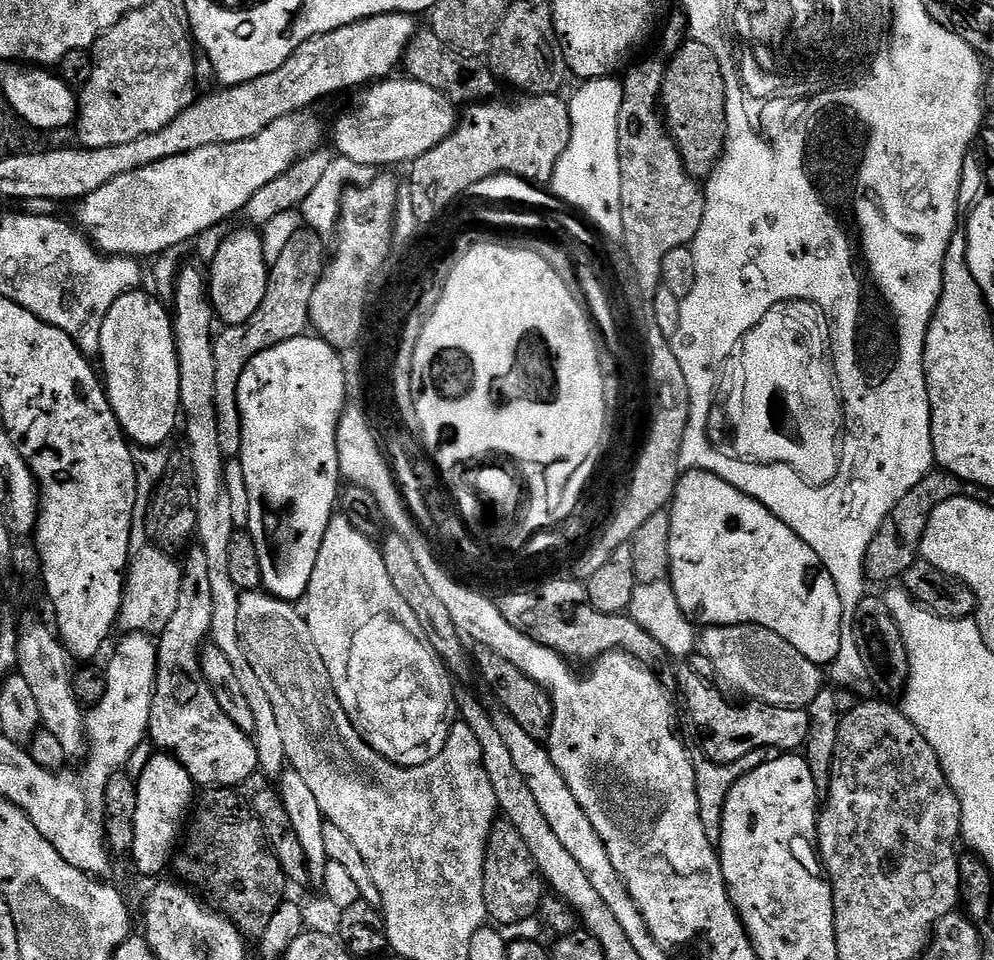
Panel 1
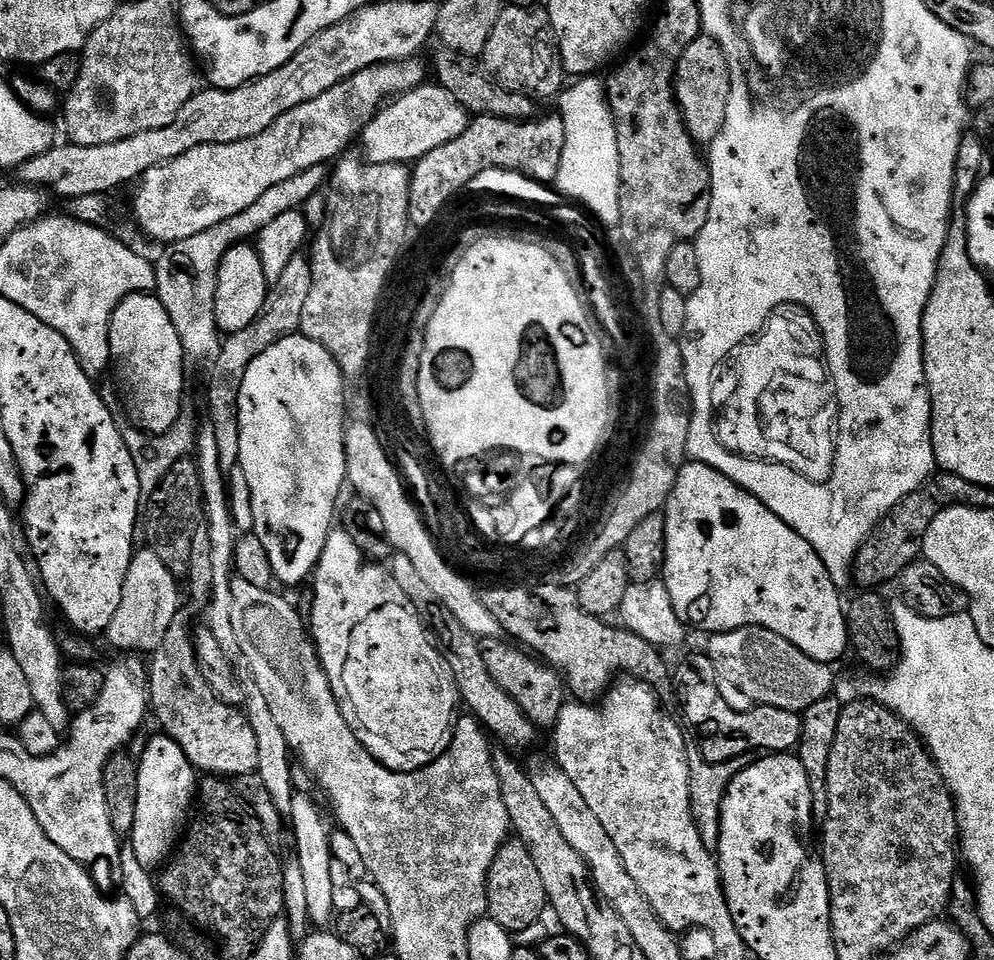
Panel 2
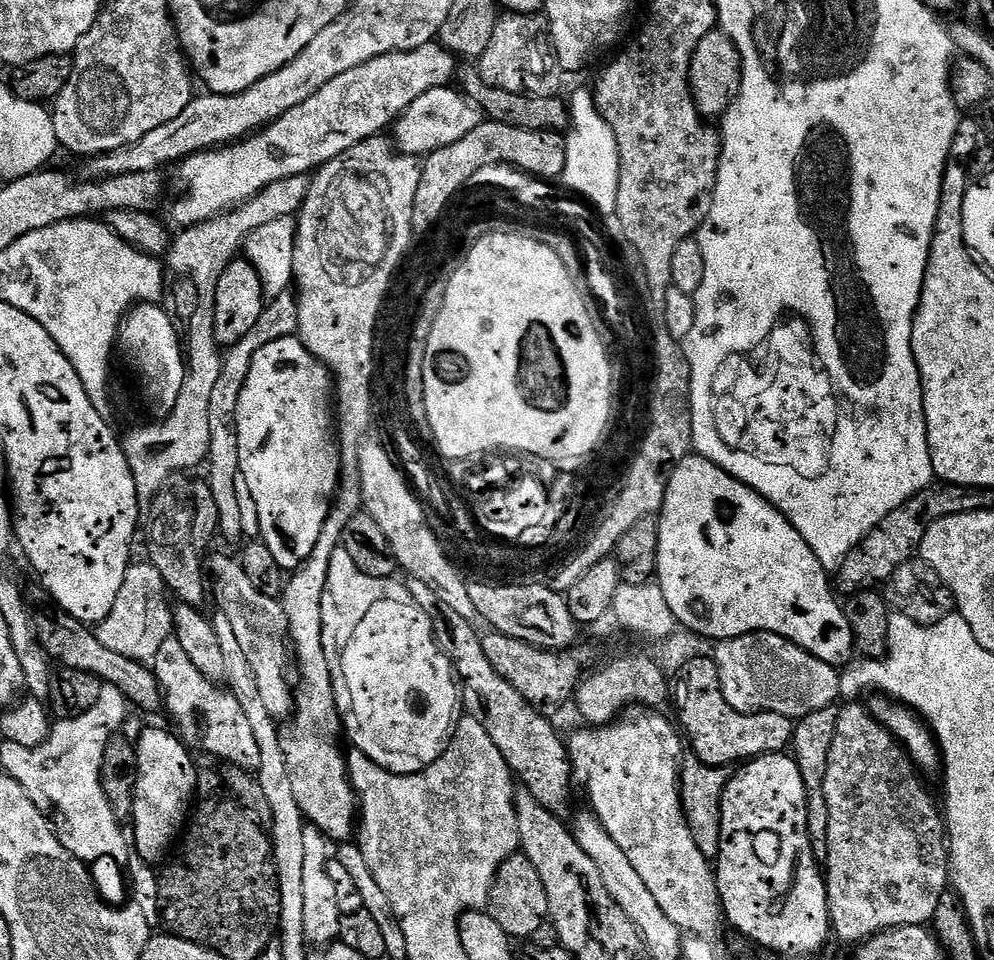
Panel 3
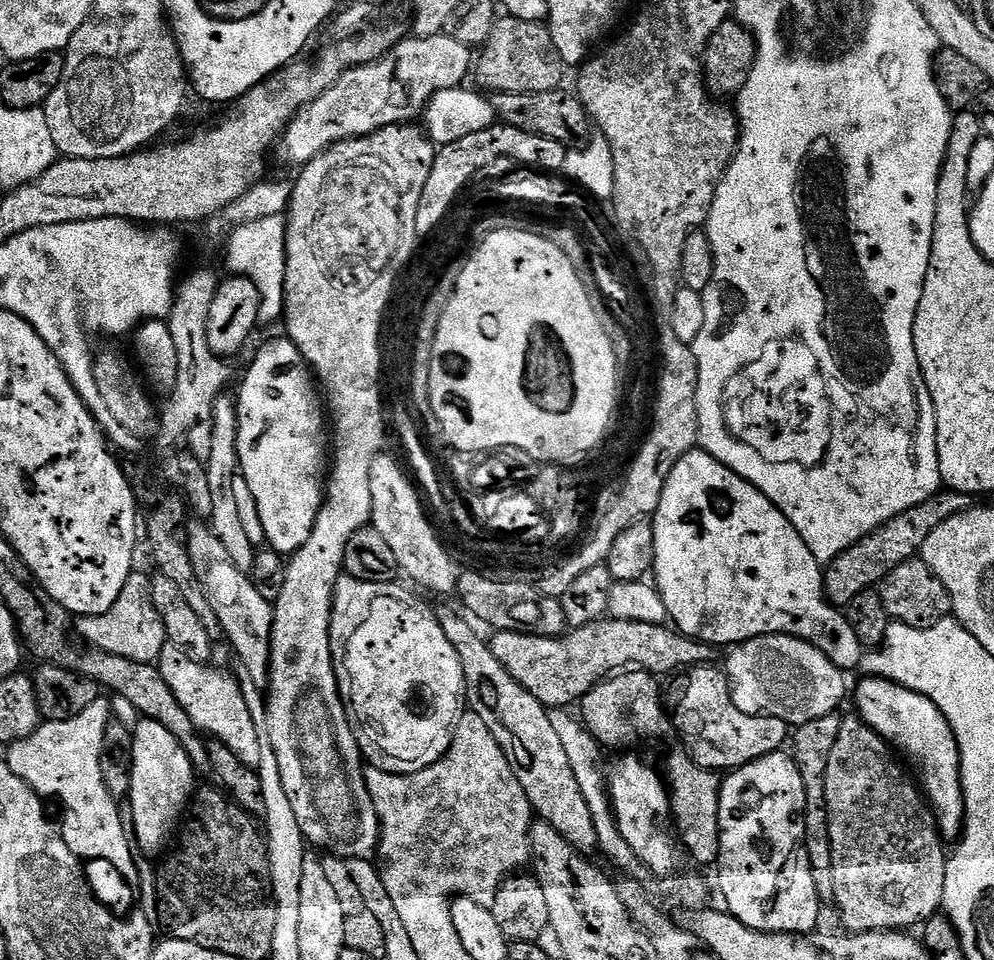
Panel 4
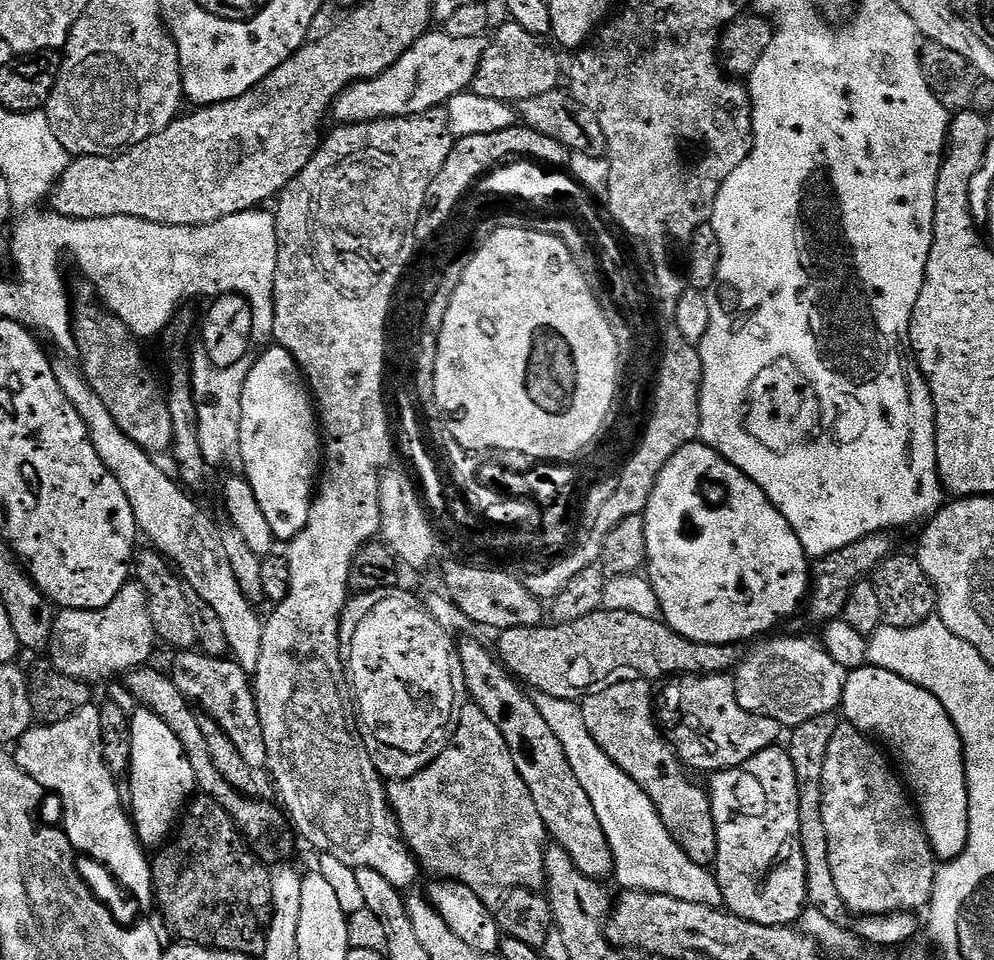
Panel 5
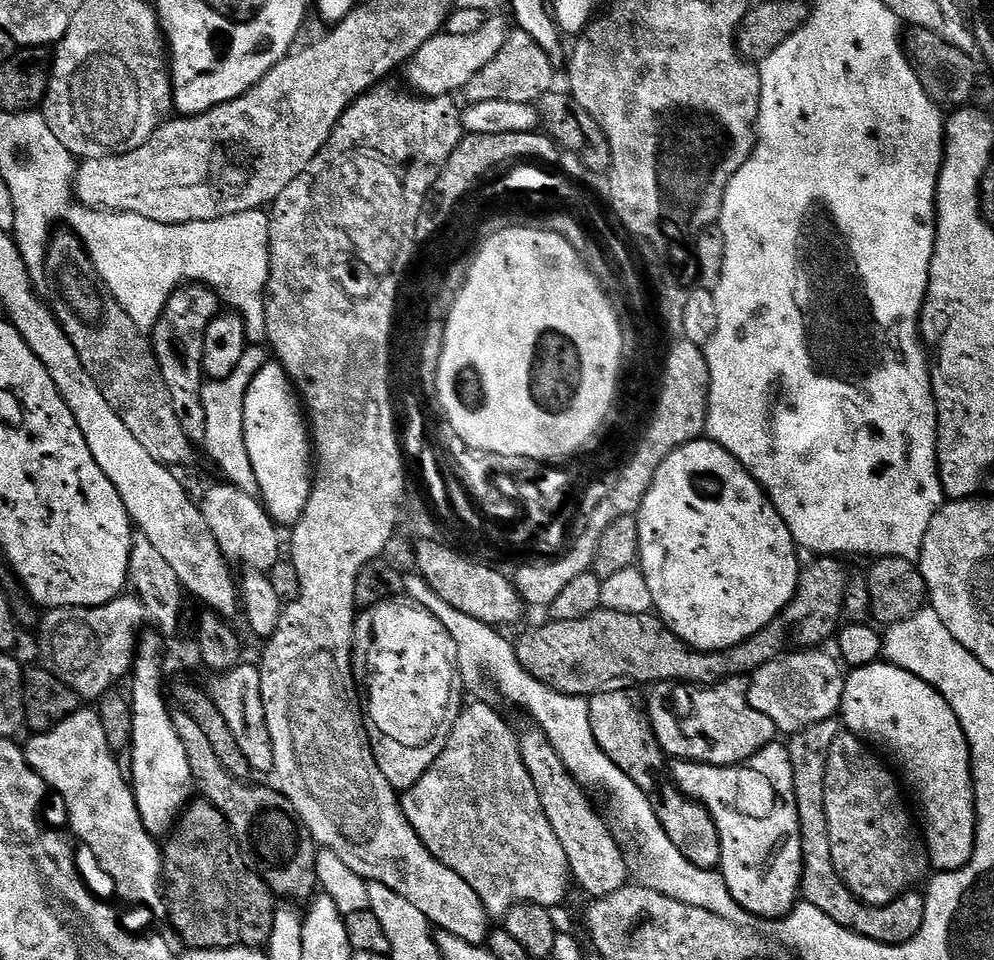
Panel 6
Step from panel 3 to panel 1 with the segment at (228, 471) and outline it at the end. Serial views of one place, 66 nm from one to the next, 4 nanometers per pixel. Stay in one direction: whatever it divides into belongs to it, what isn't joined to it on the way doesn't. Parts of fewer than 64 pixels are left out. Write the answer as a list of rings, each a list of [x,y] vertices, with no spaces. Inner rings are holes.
[[[302,230],[294,234],[294,238],[290,238],[289,244],[283,248],[278,262],[269,267],[266,298],[262,298],[262,306],[254,310],[254,318],[246,318],[246,322],[241,324],[229,324],[221,336],[219,333],[215,337],[212,346],[214,406],[218,412],[218,446],[222,446],[225,458],[239,457],[242,446],[242,422],[238,406],[238,382],[242,382],[242,370],[246,370],[250,358],[262,354],[262,350],[270,350],[270,346],[278,346],[278,342],[298,338],[309,331],[310,298],[314,298],[314,290],[326,267],[323,239],[325,237],[316,230]]]

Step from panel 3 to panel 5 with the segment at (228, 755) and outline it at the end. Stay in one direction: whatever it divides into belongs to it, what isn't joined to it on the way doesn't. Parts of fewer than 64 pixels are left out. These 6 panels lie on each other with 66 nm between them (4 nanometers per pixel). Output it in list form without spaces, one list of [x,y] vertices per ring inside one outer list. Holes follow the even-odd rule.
[[[180,650],[175,653],[176,661],[170,667],[170,675],[174,686],[182,690],[182,694],[203,715],[212,716],[226,734],[230,734],[230,742],[238,746],[238,754],[246,758],[251,768],[262,768],[267,765],[268,751],[266,750],[266,738],[262,734],[262,722],[258,718],[258,706],[256,705],[256,693],[250,674],[236,660],[223,656],[206,656],[199,650]]]

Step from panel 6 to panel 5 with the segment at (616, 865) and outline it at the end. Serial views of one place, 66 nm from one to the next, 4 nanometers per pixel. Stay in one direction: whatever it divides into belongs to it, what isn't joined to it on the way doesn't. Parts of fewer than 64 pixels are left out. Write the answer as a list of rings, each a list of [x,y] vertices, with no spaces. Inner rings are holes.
[[[461,639],[458,651],[467,695],[472,695],[469,696],[471,703],[477,704],[482,714],[486,714],[486,718],[502,730],[502,738],[506,738],[506,746],[510,746],[510,758],[514,758],[514,766],[518,766],[518,774],[522,774],[522,782],[526,782],[530,798],[534,798],[534,806],[538,806],[538,814],[542,814],[549,837],[559,848],[566,850],[566,854],[570,854],[570,860],[578,866],[578,870],[582,870],[582,874],[595,880],[611,877],[614,854],[610,850],[610,842],[606,842],[606,830],[602,830],[602,822],[598,822],[598,814],[594,814],[594,805],[590,803],[590,794],[586,794],[586,790],[582,790],[582,782],[574,778],[574,770],[570,770],[562,742],[558,742],[554,730],[550,730],[546,718],[542,718],[535,699],[478,641]]]

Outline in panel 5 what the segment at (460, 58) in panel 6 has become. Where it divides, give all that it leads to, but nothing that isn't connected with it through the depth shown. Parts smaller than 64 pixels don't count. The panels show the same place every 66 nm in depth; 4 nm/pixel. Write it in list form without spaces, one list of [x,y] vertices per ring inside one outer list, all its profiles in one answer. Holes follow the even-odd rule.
[[[429,30],[424,33],[422,38],[418,38],[418,42],[414,42],[414,46],[410,50],[406,50],[406,54],[402,54],[402,58],[398,58],[398,62],[394,62],[394,66],[387,68],[381,76],[376,76],[372,80],[358,80],[356,83],[350,85],[341,96],[337,96],[330,109],[331,119],[336,119],[335,123],[337,125],[367,124],[369,120],[395,120],[398,116],[422,116],[439,109],[441,106],[447,105],[448,101],[453,100],[459,92],[467,92],[471,89],[472,79],[478,70],[480,59],[484,56],[486,49],[488,49],[488,40],[484,36],[479,36],[478,38],[450,38],[443,30]]]

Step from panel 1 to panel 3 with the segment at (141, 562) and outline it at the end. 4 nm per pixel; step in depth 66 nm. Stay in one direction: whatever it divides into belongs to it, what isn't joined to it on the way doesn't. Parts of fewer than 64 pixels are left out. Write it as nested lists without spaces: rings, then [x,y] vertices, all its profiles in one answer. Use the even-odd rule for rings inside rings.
[[[150,562],[136,563],[129,563],[122,590],[114,602],[114,610],[110,610],[110,614],[101,624],[95,625],[94,631],[98,642],[102,642],[106,650],[126,654],[126,658],[151,662],[155,660],[162,642],[166,642],[166,638],[173,635],[173,605],[168,604],[168,583],[162,578],[159,570]]]

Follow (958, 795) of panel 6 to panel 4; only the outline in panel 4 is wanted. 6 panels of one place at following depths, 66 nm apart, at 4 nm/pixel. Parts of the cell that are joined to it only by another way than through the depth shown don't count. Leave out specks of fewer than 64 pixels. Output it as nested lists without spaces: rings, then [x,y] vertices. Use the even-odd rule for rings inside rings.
[[[864,676],[861,681],[861,684],[857,688],[855,685],[854,688],[857,708],[855,711],[861,720],[865,720],[906,761],[932,809],[933,816],[936,817],[936,826],[940,829],[941,837],[948,842],[959,841],[964,830],[964,795],[960,781],[960,751],[954,732],[950,730],[950,724],[934,706],[934,702],[930,702],[928,698],[914,690],[903,688],[901,684],[895,684],[893,680],[881,676]]]

